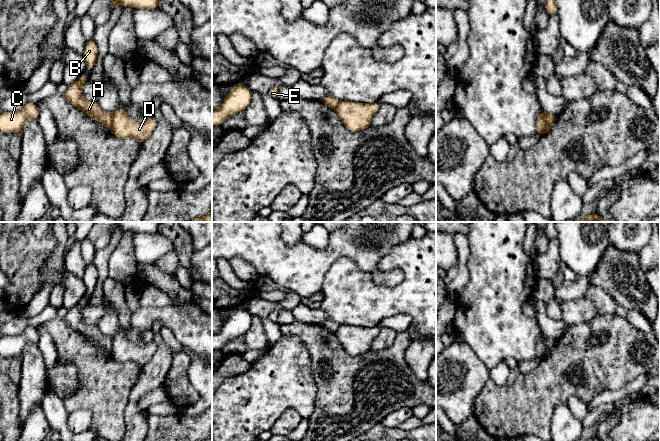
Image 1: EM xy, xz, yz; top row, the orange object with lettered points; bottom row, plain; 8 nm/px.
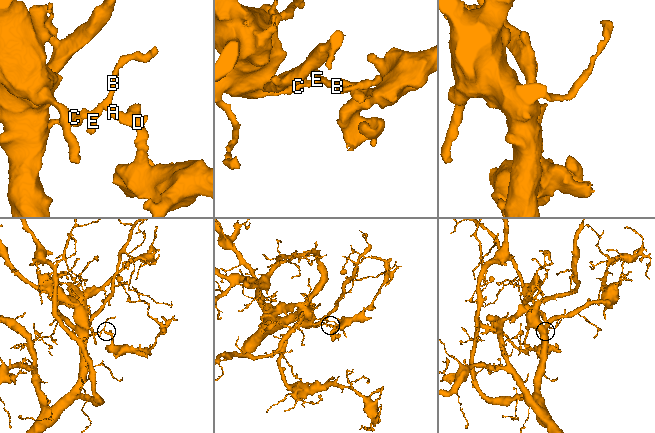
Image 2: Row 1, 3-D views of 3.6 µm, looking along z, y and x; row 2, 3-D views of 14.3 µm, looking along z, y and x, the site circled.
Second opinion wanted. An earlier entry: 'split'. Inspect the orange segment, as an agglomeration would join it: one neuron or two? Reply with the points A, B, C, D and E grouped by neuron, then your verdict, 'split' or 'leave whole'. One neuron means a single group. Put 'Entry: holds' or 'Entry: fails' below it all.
A B C E / D; split
Entry: holds

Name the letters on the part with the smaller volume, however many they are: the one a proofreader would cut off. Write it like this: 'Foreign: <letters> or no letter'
Foreign: D

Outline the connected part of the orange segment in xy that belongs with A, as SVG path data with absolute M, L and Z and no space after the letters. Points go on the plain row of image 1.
M83 298L81 302L69 309L65 321L77 332L85 338L102 347L109 354L112 352L112 338L105 336L100 332L97 326L87 325L82 321L82 311L89 304L87 298Z

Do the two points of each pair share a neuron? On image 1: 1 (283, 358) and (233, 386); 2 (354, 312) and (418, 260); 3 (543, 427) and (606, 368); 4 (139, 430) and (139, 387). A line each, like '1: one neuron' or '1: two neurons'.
1: one neuron
2: one neuron
3: one neuron
4: one neuron

